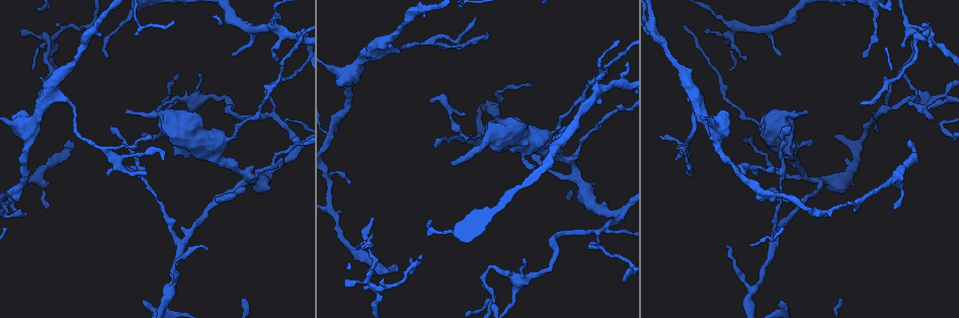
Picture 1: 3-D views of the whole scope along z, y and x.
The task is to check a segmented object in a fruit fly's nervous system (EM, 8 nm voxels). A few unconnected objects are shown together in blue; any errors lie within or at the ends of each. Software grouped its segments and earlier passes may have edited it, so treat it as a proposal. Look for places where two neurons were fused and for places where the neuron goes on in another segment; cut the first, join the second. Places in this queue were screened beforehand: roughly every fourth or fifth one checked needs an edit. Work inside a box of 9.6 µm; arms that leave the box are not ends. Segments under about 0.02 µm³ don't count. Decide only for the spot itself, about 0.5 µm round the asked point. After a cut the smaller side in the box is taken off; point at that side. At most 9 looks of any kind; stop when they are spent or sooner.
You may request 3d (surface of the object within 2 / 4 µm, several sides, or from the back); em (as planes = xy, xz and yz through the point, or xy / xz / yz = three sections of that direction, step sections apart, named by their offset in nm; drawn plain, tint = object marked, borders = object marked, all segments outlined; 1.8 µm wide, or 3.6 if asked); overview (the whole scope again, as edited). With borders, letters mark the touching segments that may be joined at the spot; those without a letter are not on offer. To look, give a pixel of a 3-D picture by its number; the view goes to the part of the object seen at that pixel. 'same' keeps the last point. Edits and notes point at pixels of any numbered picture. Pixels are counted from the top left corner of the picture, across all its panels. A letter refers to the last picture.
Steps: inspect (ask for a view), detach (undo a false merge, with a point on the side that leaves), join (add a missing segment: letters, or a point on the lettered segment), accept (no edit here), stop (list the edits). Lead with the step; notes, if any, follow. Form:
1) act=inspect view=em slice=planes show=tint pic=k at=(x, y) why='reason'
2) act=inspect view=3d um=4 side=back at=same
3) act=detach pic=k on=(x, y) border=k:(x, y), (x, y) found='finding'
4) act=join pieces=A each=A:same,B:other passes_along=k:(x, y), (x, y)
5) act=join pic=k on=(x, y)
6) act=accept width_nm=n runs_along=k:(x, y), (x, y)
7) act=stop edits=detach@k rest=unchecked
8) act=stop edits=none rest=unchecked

act=inspect view=3d um=4 pic=1 at=(373, 219) why='free end'

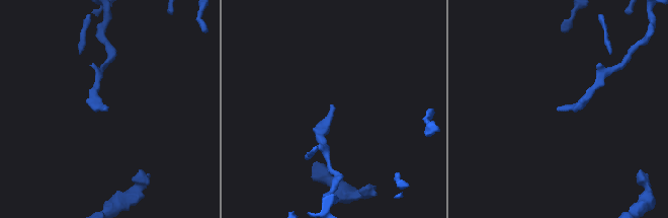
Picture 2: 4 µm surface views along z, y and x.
act=inspect view=em um=3.6 slice=planes show=borders pic=2 at=(331, 106)

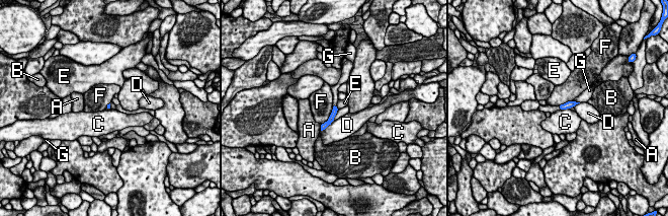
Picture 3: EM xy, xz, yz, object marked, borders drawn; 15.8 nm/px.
act=accept width_nm=70 longest_contact=F:360nm each=A:other,B:other,C:other,D:other,E:other,F:other,G:other found='none of them fits'

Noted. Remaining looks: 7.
act=inspect view=3d um=4 pic=1 at=(370, 49) why='abrupt turn'

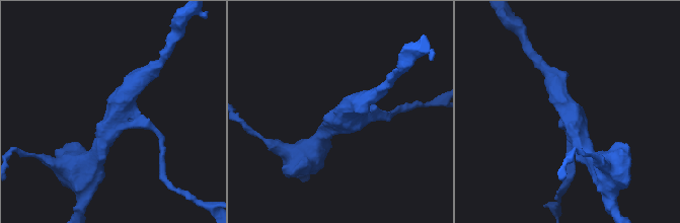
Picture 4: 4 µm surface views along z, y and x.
act=inspect view=em slice=planes show=plain pic=4 at=(110, 131)

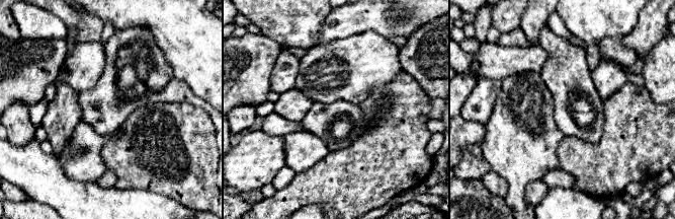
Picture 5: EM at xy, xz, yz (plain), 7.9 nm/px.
act=inspect view=em slice=planes show=borders at=same why='see the neighbours'

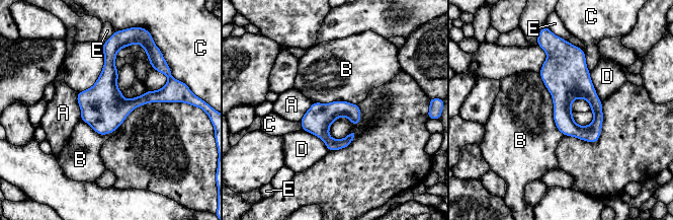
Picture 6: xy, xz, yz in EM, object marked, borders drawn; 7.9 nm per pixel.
act=accept longest_contact=B:550nm each=A:other,B:other,C:other,D:other,E:other found='all the same neuron'

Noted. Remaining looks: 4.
act=inspect view=em slice=planes show=borders pic=1 at=(254, 182) why='abrupt turn'

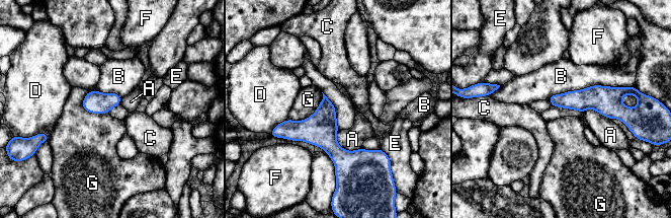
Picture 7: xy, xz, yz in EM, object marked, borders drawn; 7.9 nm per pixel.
act=accept width_nm=160 each=A:other,B:other,C:other,D:other,E:other,F:other,G:other border=7:(322, 92), (311, 115), (288, 119) found='one neuron here'

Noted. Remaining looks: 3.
act=inspect view=3d um=2 pic=1 at=(597, 231) why='arms run side by side'

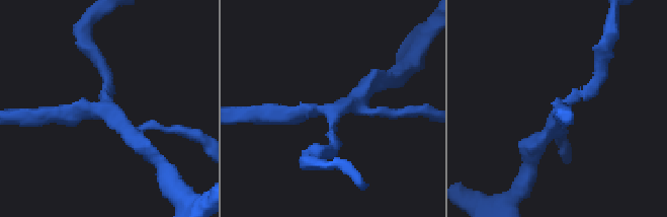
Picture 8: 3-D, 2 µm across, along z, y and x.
act=inspect view=em slice=planes show=tint pic=8 at=(107, 113) arms=4

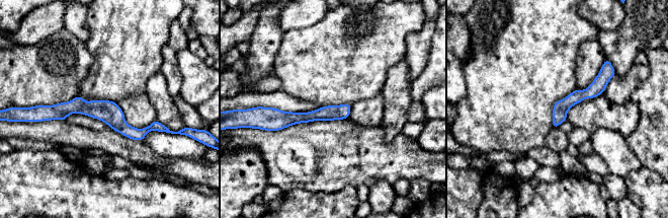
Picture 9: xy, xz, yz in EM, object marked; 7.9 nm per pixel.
act=inspect view=em slice=planes show=borders at=same

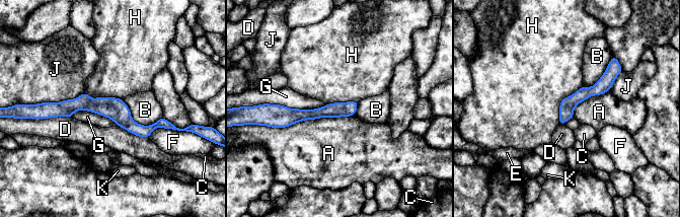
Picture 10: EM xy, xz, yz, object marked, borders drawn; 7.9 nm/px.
act=accept each=A:other,B:other,C:other,D:other,E:other,F:other,G:other,H:other,J:other,K:other found='continuous, no second neuron'

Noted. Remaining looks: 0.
act=stop edits=none rest=unchecked

